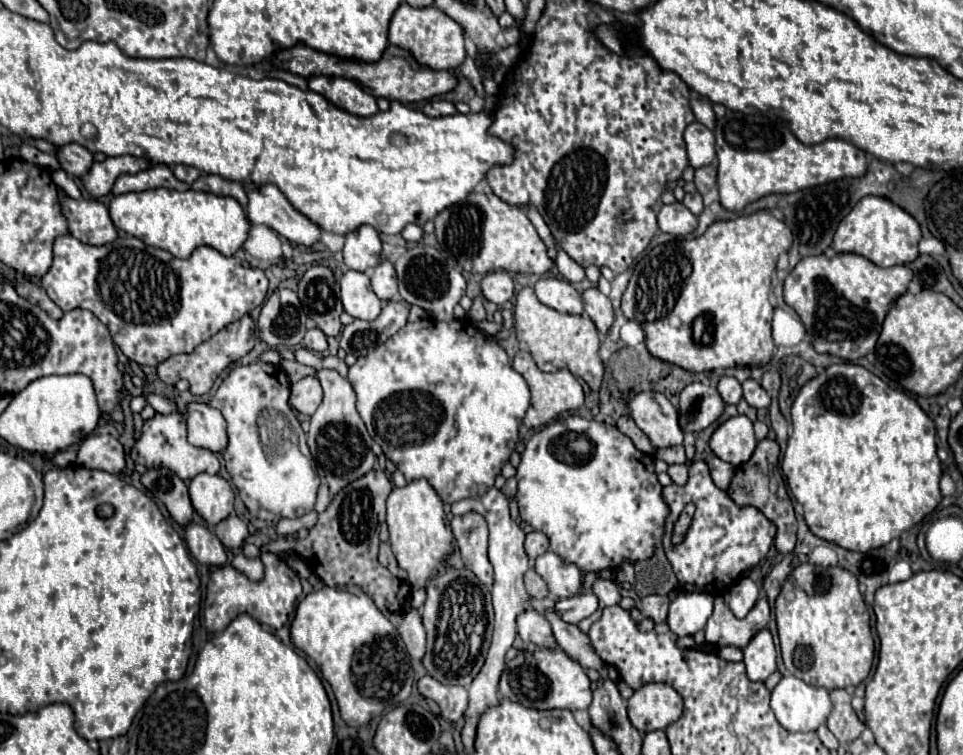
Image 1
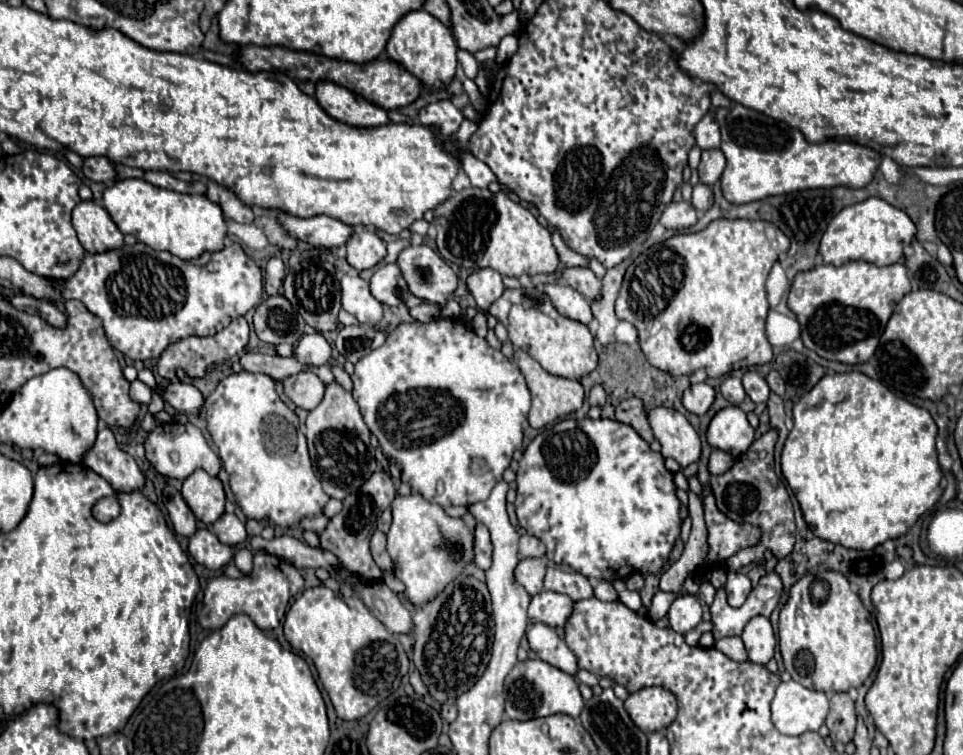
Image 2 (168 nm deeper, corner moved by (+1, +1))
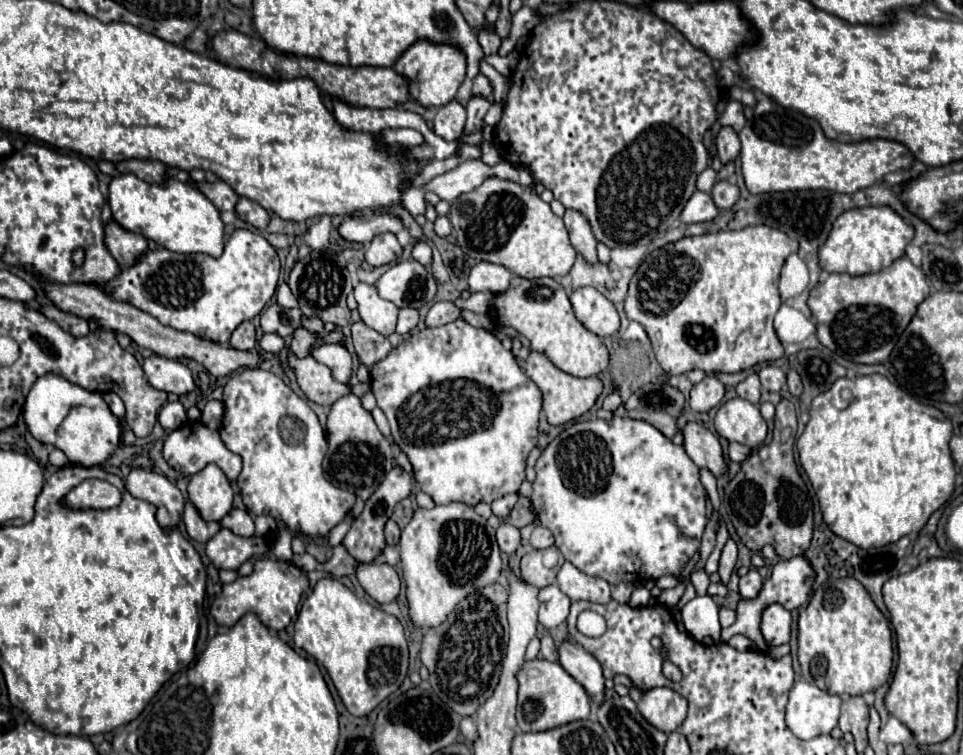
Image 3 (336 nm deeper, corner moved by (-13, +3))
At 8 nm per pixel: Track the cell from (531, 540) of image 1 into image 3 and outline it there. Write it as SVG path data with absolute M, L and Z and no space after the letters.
M535 526L533 534L531 534L531 546L533 548L549 548L549 546L553 546L553 534L543 526Z

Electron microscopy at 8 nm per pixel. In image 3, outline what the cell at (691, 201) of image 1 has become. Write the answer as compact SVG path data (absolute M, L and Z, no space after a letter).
M717 180L711 190L711 198L719 210L731 208L739 198L739 188L735 184L725 182L725 180Z

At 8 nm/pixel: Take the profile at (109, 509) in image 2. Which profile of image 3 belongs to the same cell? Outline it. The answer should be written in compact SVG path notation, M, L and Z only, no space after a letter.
M133 468L125 478L125 488L141 500L157 506L157 520L167 530L175 526L183 514L183 496L175 484L171 484L163 474L153 470Z

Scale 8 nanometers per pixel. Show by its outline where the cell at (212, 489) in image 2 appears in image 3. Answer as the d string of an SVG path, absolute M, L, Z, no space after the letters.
M207 464L191 476L189 500L195 504L203 520L221 522L233 508L233 488L217 464Z

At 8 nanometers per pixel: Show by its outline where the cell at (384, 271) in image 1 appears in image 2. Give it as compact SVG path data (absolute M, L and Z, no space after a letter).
M385 264L373 274L371 294L387 306L399 306L407 302L411 296L407 282L397 264Z

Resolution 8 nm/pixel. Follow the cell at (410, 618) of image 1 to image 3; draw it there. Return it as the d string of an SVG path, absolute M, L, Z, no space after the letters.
M357 564L355 576L361 584L361 588L377 602L377 604L389 604L395 602L401 590L401 580L393 566L387 564Z

